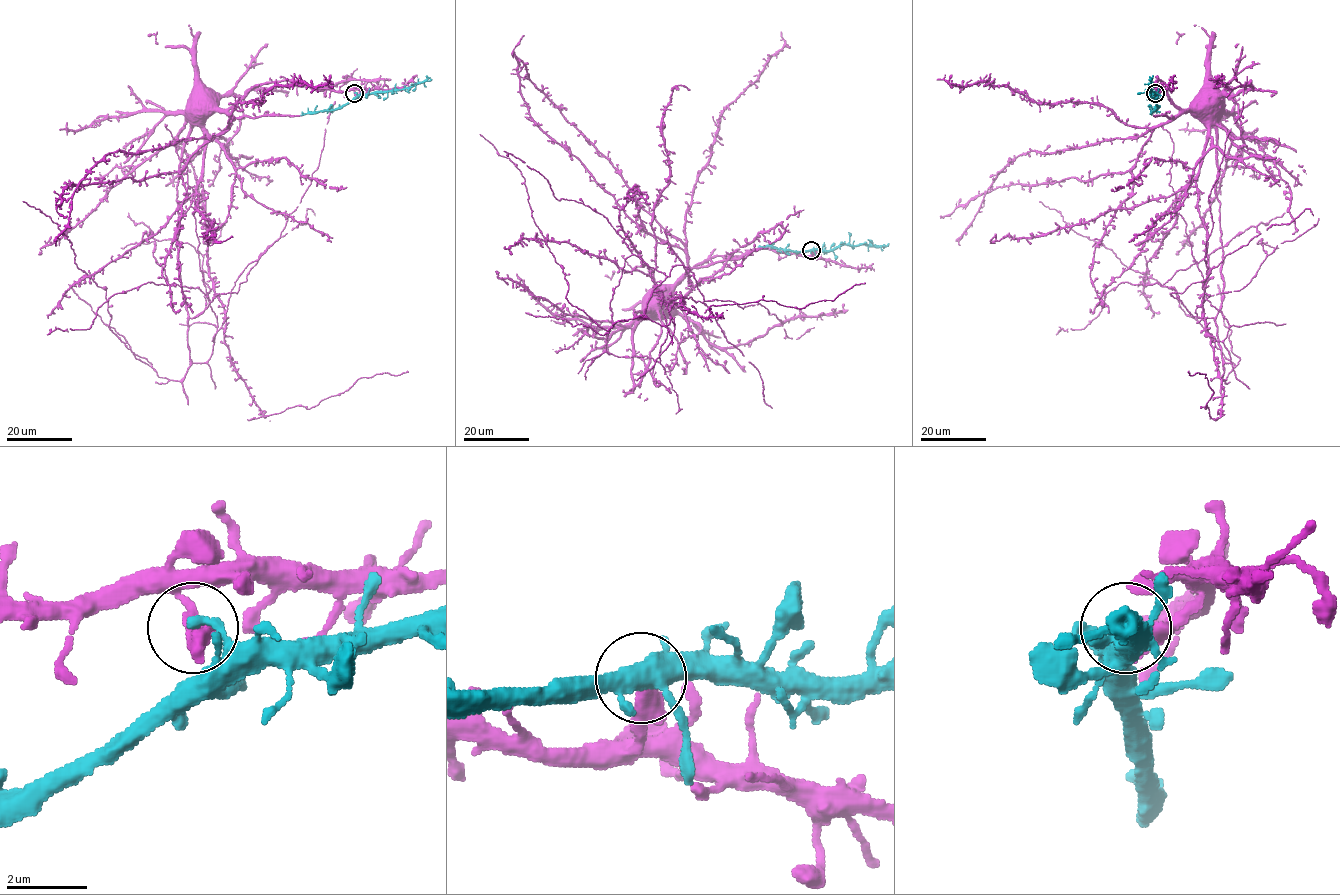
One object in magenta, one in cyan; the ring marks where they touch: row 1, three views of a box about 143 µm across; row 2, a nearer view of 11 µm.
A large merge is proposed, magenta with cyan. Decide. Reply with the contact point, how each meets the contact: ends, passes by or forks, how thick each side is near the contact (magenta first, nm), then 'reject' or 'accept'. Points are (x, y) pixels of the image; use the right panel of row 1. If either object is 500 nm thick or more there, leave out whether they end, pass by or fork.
(1155, 93) | 550/200 nm | accept

